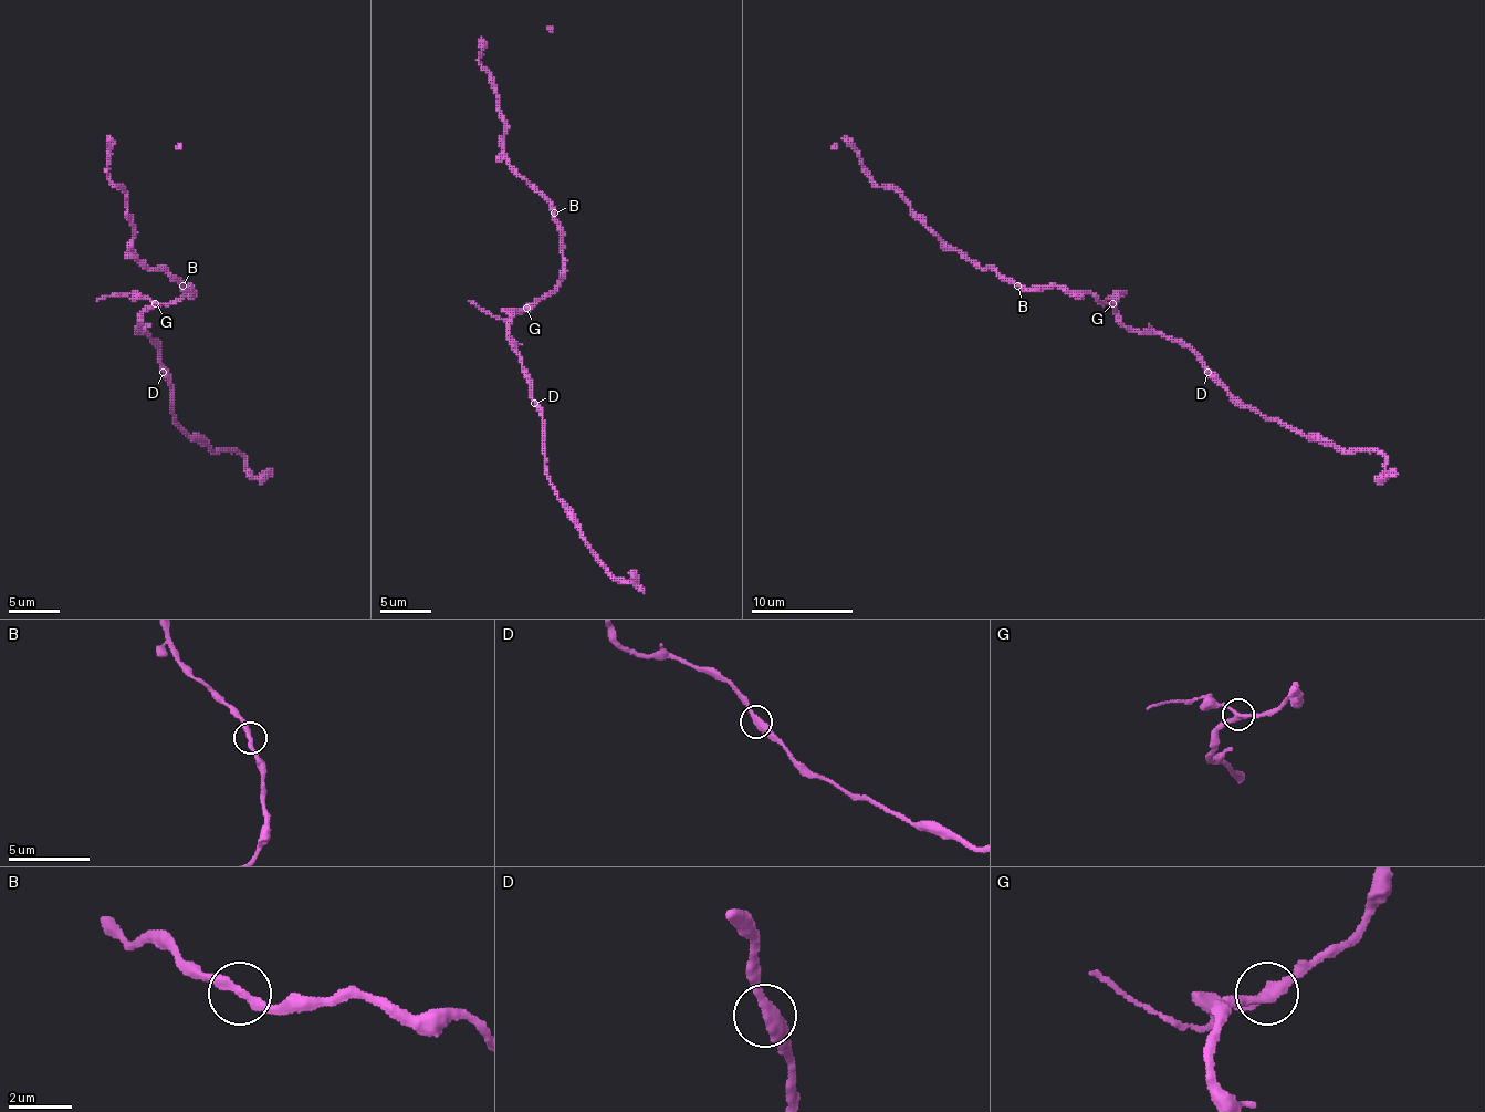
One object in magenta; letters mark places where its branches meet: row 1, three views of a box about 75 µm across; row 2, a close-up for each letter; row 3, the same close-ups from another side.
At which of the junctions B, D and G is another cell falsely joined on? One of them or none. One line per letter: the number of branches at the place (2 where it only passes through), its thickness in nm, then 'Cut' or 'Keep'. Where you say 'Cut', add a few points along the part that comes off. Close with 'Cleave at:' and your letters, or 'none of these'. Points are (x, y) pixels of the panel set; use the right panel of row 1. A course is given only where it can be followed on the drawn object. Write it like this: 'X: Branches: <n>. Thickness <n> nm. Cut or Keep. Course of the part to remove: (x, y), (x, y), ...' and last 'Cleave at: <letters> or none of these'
B: Branches: 2. Thickness 300 nm. Keep
D: Branches: 2. Thickness 340 nm. Keep
G: Branches: 3. Thickness 280 nm. Cut. Course of the part to remove: (1114, 303), (1121, 291), (1123, 293), (1106, 301)
Cleave at: G

